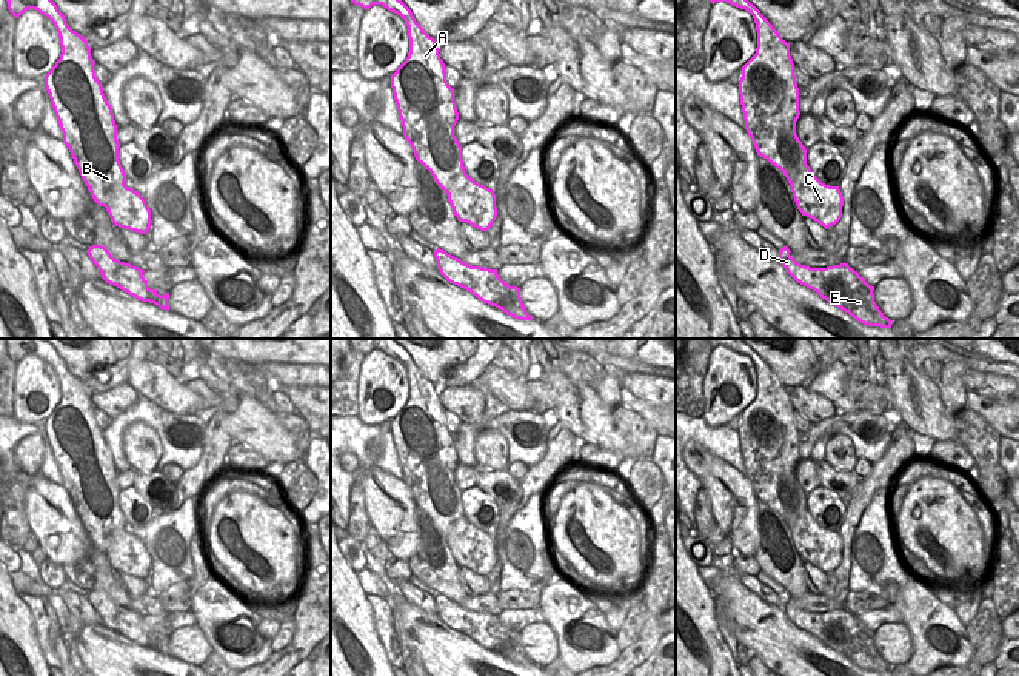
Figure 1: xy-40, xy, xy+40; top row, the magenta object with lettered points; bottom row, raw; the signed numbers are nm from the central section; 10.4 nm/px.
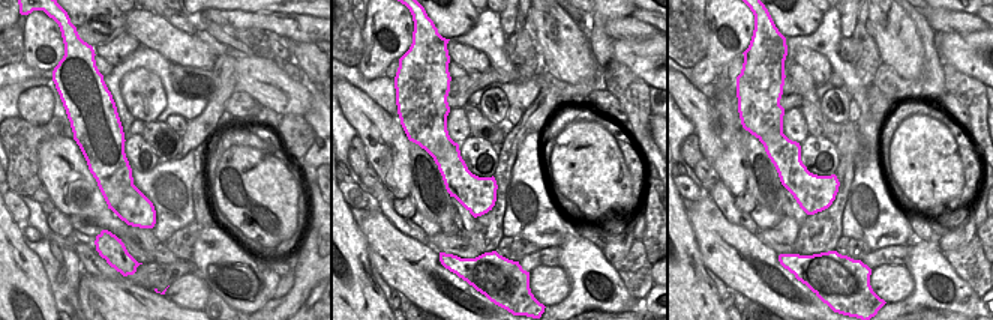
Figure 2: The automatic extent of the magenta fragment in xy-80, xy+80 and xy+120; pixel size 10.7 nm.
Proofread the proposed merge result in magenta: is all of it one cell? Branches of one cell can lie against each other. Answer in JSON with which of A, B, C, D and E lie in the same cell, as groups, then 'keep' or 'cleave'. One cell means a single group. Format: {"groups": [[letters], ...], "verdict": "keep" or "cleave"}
{"groups": [["A", "B", "D", "E"], ["C"]], "verdict": "cleave"}

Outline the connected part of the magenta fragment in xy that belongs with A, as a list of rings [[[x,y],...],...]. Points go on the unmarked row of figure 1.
[[[349,339],[365,356],[382,350],[408,371],[409,397],[391,420],[391,433],[414,502],[448,537],[456,520],[465,516],[462,491],[454,480],[459,457],[454,434],[446,427],[437,388],[416,366],[411,354],[393,339]]]

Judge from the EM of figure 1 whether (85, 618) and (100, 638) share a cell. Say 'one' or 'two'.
two

